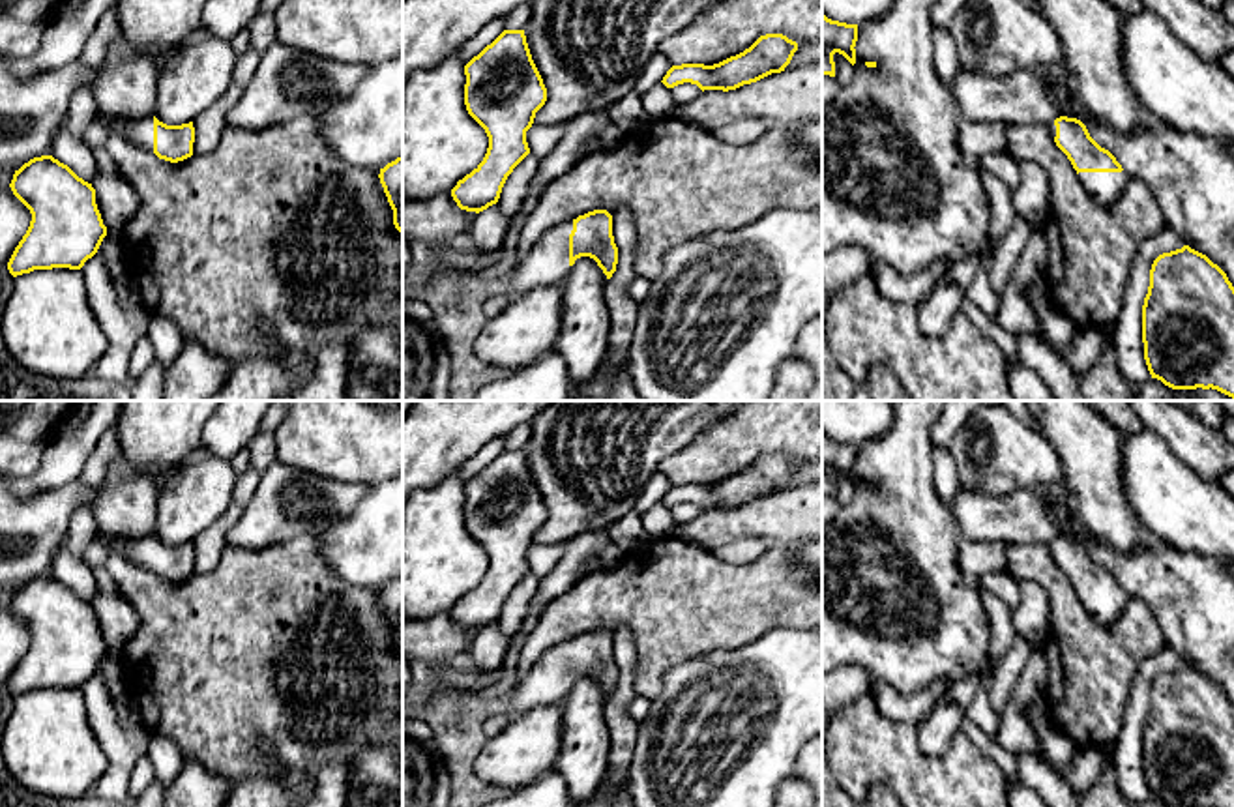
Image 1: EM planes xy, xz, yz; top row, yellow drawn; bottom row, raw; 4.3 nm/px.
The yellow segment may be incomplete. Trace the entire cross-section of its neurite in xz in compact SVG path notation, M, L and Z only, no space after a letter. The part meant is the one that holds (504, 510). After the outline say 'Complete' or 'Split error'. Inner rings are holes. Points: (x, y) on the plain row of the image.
M504 449L491 464L464 485L464 524L485 549L489 567L483 580L451 609L461 629L483 631L496 624L513 588L530 573L526 550L547 521L547 507L532 479L524 449Z. Complete

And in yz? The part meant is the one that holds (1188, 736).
M1183 665L1159 674L1142 725L1144 779L1168 807L1234 807L1234 706L1206 674Z. Complete

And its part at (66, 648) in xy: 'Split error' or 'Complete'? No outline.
Complete

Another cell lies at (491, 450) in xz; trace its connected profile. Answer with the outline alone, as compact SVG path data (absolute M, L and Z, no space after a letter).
M504 436L492 438L483 448L479 448L463 466L461 477L468 483L477 476L487 464L491 464L506 448Z

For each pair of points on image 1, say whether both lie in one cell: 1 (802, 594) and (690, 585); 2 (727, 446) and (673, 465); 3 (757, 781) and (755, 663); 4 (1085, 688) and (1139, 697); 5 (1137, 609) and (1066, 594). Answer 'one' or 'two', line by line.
1: one
2: one
3: one
4: two
5: one

